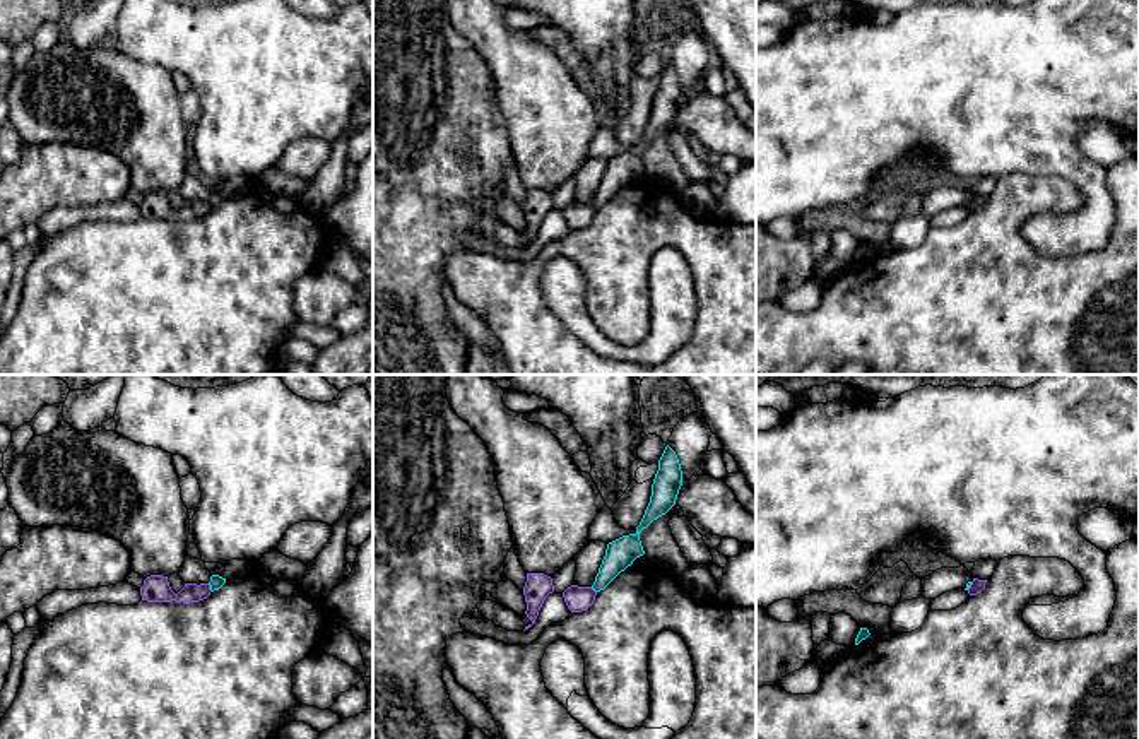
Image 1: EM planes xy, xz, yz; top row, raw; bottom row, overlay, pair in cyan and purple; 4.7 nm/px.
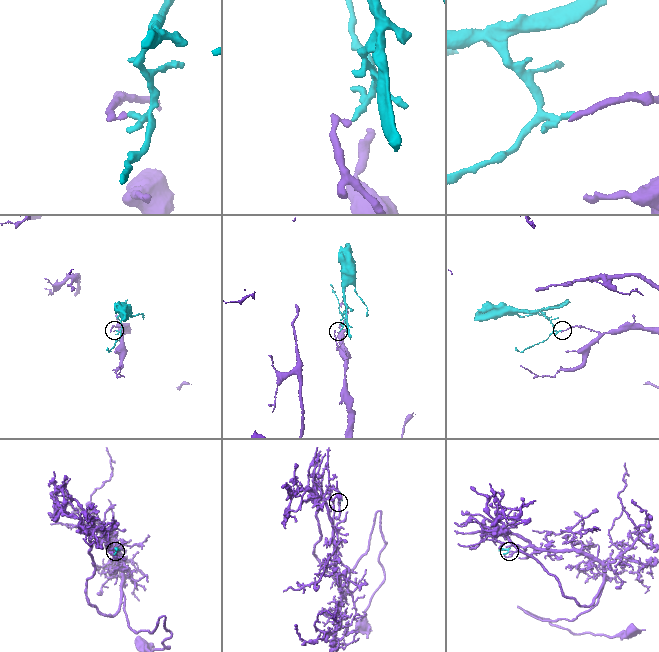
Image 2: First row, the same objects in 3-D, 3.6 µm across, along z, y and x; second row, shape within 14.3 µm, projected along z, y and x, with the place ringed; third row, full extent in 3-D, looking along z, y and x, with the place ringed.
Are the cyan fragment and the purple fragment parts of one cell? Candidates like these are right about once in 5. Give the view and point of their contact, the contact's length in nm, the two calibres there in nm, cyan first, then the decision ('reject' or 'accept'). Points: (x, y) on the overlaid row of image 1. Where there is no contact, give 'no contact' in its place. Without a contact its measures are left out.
contact xy (211, 587); length 50 nm; calibres 70 and 120 nm; reject

